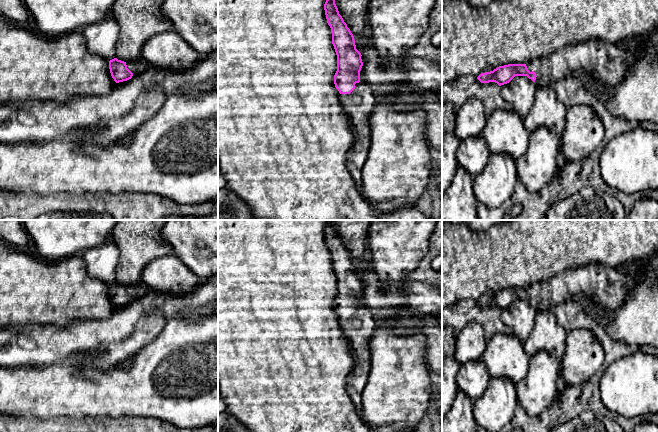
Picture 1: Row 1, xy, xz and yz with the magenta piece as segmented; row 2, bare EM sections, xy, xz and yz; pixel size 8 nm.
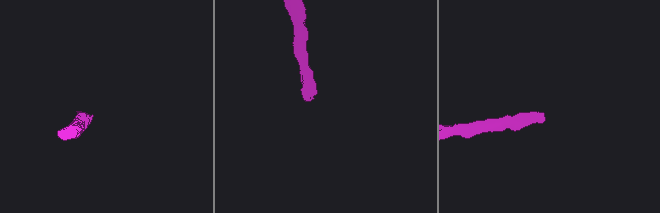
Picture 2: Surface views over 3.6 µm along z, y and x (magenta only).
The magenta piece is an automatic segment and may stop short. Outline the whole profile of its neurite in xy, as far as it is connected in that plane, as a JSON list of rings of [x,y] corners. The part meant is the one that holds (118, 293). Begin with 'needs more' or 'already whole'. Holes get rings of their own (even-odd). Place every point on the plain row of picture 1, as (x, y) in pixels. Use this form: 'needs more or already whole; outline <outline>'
needs more; outline [[[114,282],[109,285],[109,293],[112,302],[116,307],[127,305],[133,299],[139,299],[144,296],[149,289],[141,282],[135,286],[124,286]]]

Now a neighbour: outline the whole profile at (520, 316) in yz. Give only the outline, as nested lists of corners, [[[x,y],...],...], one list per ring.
[[[515,300],[509,307],[500,310],[501,321],[523,343],[530,336],[537,310],[527,300]]]

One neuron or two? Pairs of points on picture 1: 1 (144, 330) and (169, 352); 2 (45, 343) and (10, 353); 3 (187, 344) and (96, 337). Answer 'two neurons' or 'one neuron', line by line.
1: two neurons
2: one neuron
3: two neurons

